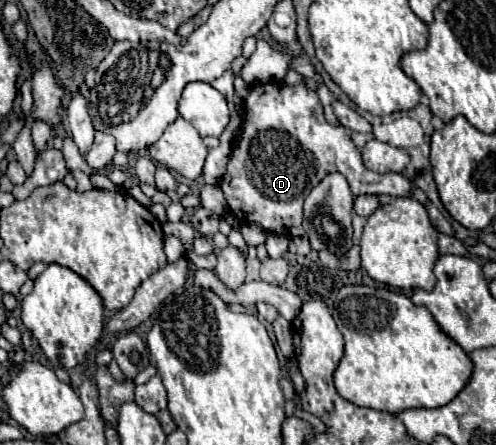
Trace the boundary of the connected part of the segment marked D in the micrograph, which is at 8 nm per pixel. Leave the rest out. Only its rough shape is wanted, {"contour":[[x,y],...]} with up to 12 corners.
{"contour":[[302,83],[250,87],[220,189],[234,217],[302,237],[308,173],[408,197],[364,167]]}

